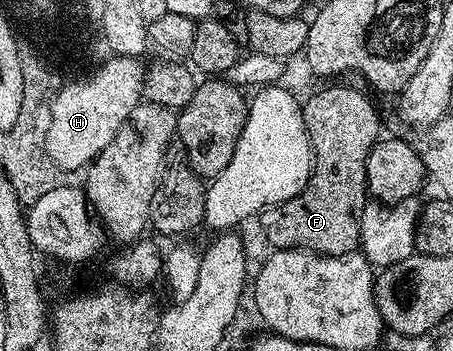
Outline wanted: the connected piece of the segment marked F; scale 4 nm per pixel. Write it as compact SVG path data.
M326 87L318 91L307 103L303 102L300 113L304 117L306 138L314 152L312 170L306 187L299 195L283 203L276 203L261 212L262 231L274 249L314 251L317 255L347 255L360 247L362 211L368 202L366 190L366 162L368 153L378 142L378 111L370 99L354 87Z

